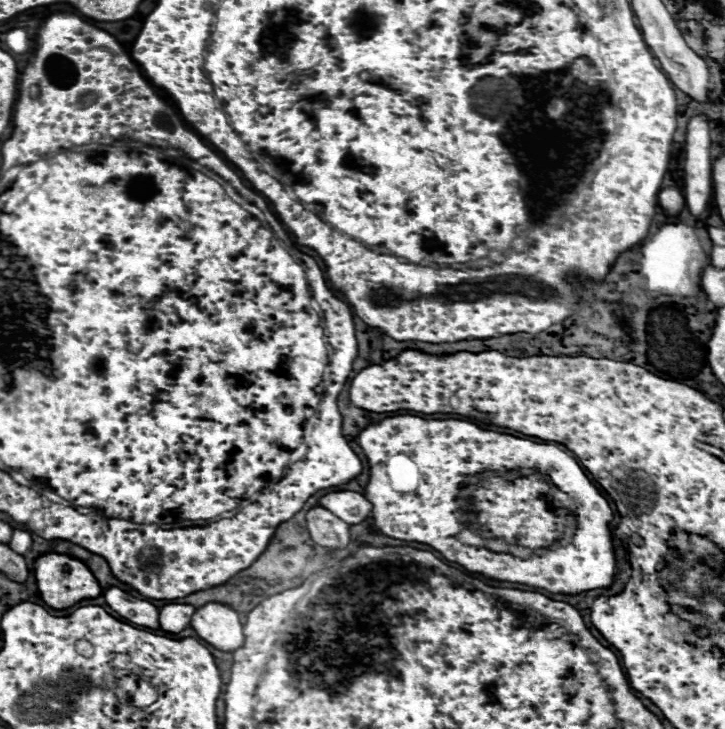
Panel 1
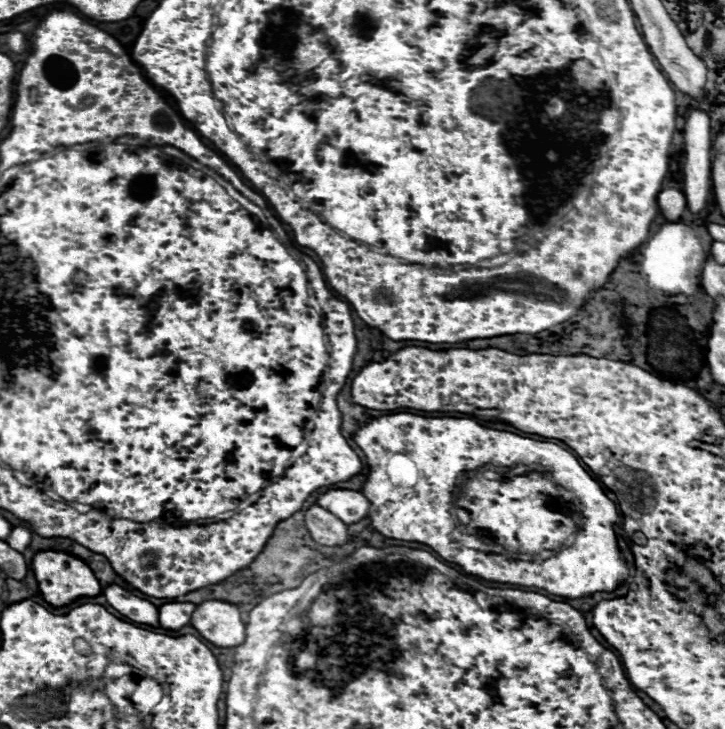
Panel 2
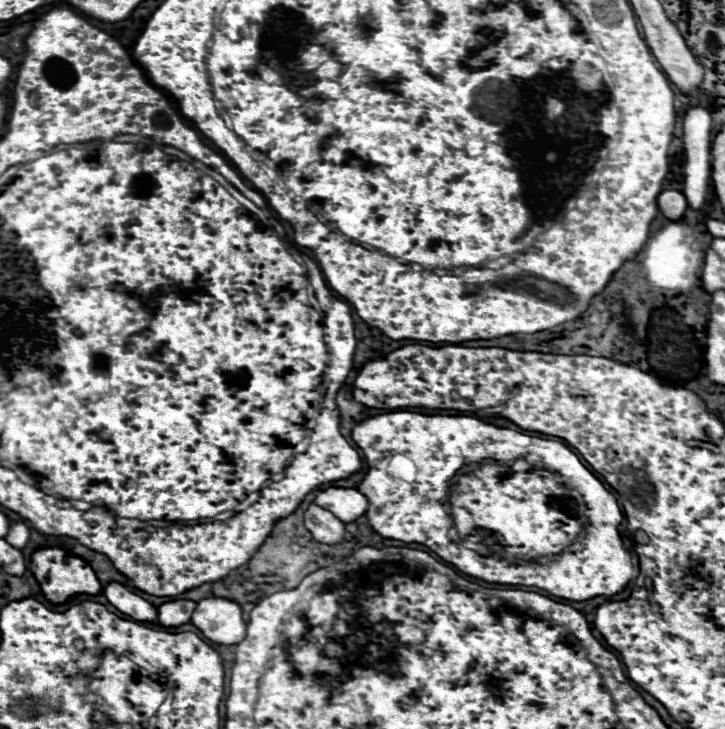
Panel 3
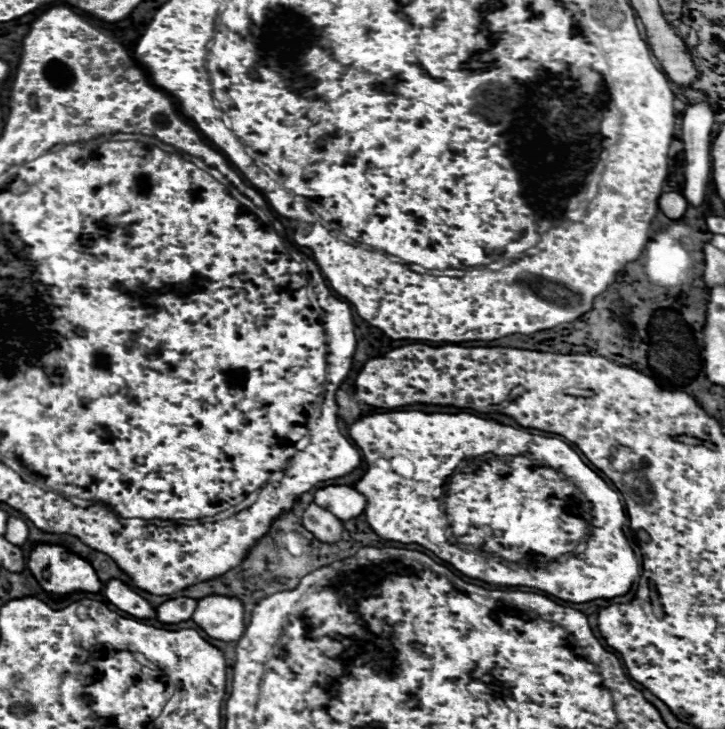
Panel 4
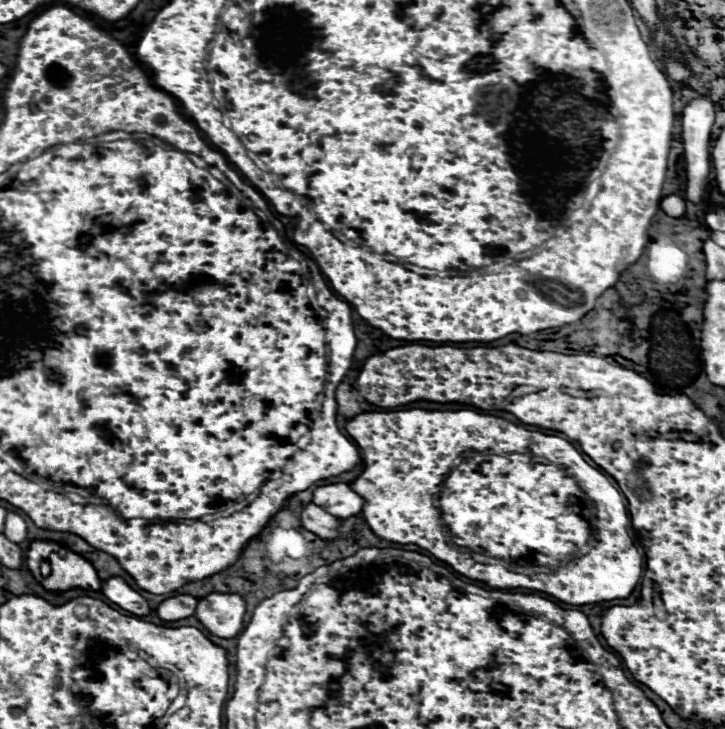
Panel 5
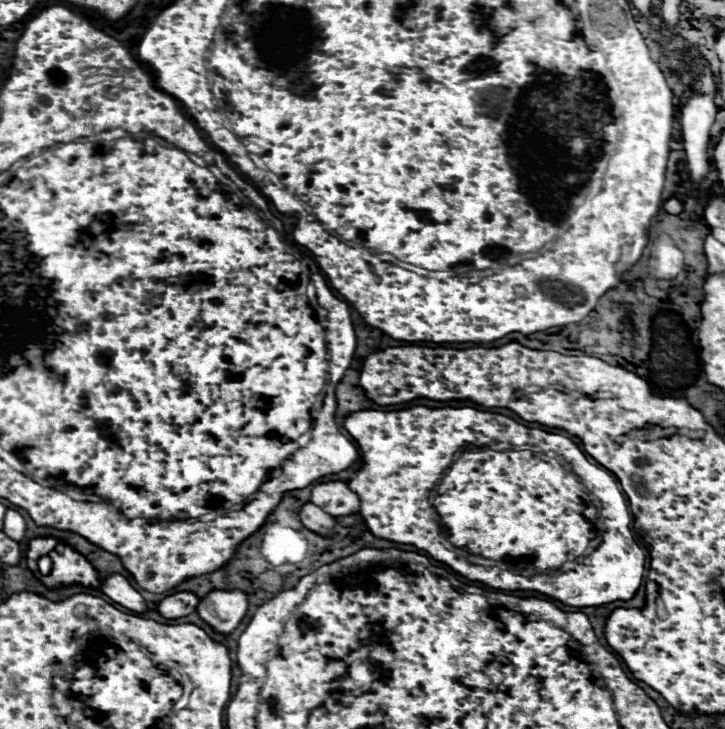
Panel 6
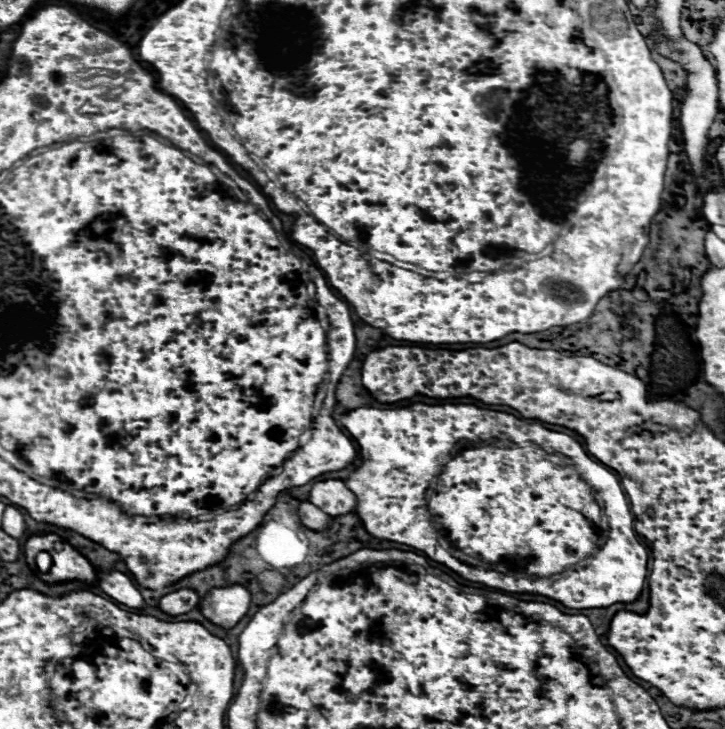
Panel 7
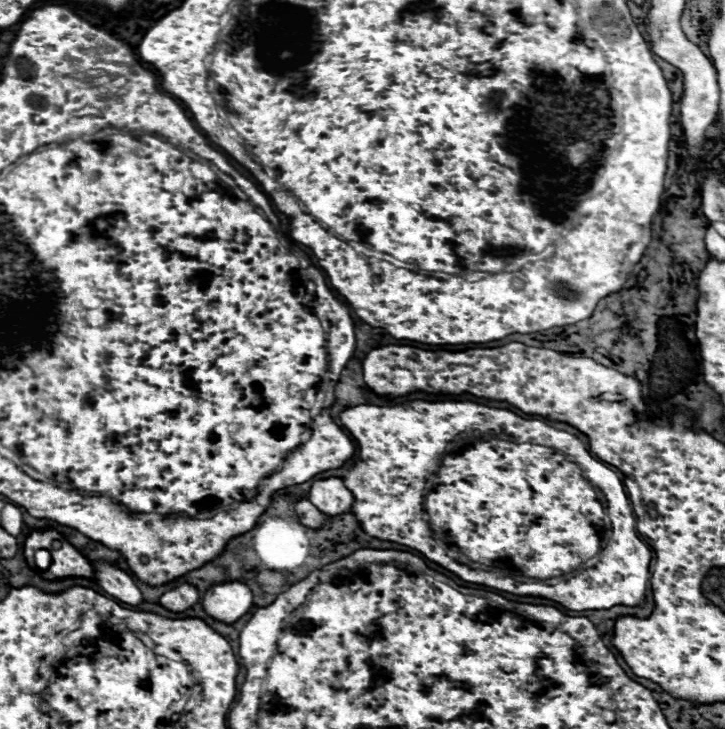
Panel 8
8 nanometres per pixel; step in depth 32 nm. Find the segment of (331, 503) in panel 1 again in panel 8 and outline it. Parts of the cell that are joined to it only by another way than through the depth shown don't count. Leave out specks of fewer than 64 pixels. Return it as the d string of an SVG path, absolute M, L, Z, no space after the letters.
M326 478L316 480L308 492L308 500L320 508L320 512L336 516L350 510L354 496L348 492L348 488L342 484L340 478Z

